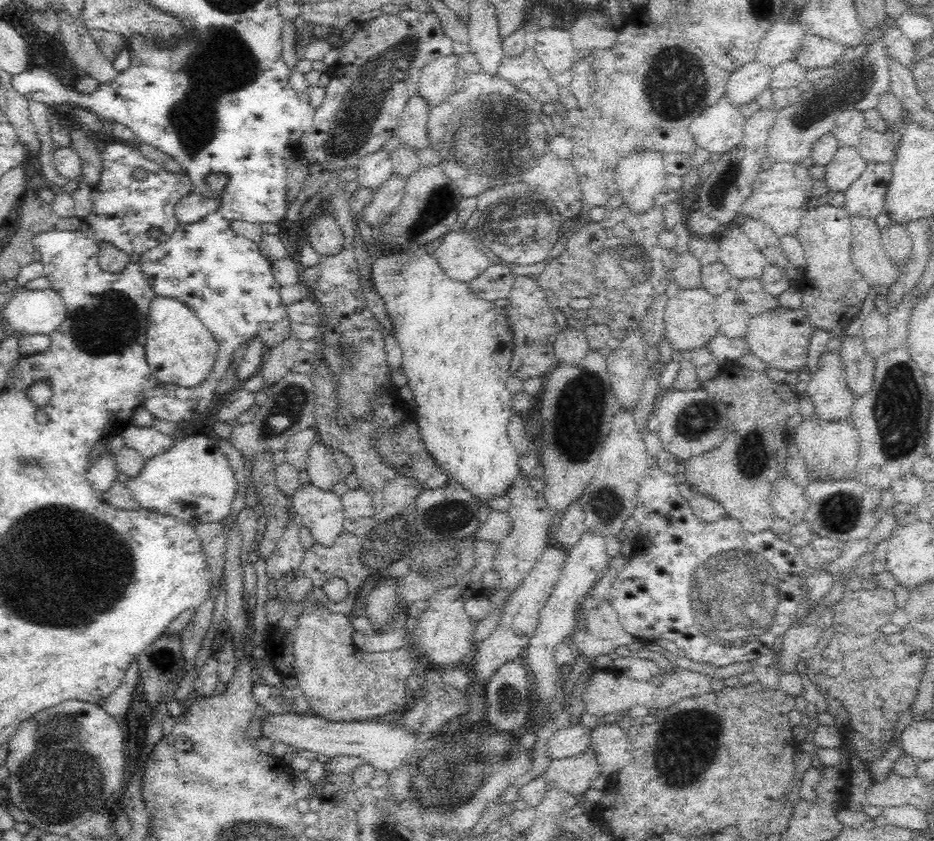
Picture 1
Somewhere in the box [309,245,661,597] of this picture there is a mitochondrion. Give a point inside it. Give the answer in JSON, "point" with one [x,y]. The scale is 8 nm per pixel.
{"point":[575,431]}

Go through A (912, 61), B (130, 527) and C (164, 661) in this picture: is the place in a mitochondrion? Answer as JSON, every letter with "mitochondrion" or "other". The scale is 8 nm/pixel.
{"A":"other","B":"other","C":"mitochondrion"}

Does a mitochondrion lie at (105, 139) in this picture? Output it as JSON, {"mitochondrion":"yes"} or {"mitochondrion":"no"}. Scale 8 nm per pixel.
{"mitochondrion":"no"}

